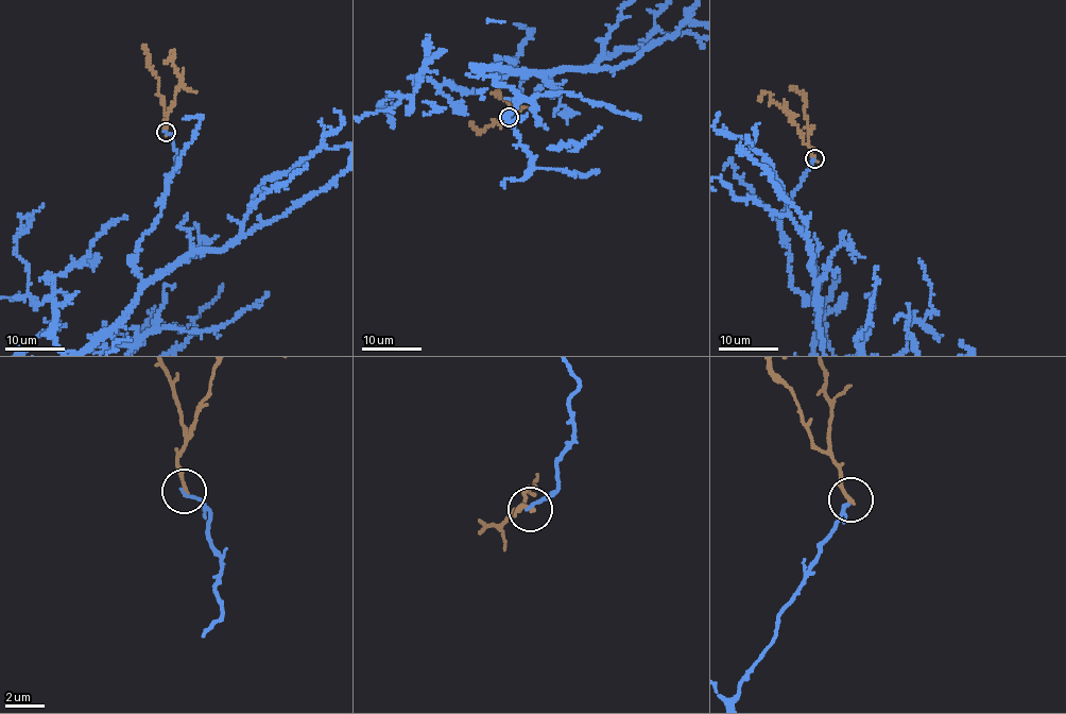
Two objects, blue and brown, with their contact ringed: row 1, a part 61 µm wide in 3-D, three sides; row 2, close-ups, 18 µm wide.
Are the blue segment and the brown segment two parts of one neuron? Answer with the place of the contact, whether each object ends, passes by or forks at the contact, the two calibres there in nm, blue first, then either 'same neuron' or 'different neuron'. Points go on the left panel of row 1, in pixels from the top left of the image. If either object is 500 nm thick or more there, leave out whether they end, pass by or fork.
(166, 132) | blue ends | brown ends | 180/200 nm | different neuron

